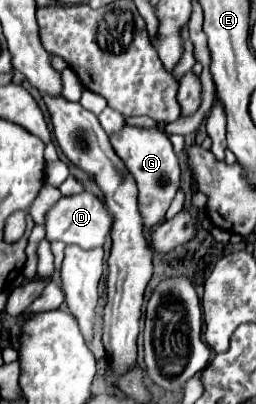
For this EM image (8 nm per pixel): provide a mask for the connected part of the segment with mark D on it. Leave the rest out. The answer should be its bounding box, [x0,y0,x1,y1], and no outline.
[47,193,113,249]

